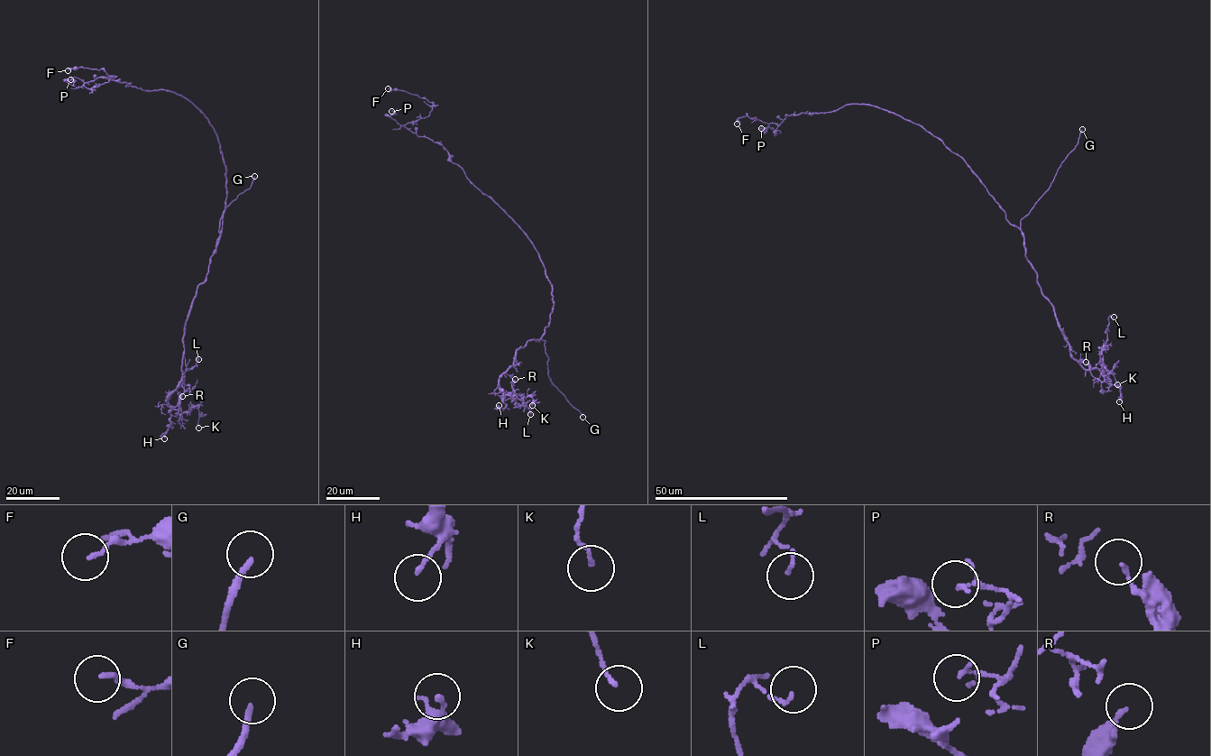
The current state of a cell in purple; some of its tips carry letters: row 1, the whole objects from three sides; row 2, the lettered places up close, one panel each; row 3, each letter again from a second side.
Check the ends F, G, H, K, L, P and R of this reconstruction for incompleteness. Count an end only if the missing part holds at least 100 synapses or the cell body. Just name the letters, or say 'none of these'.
G

